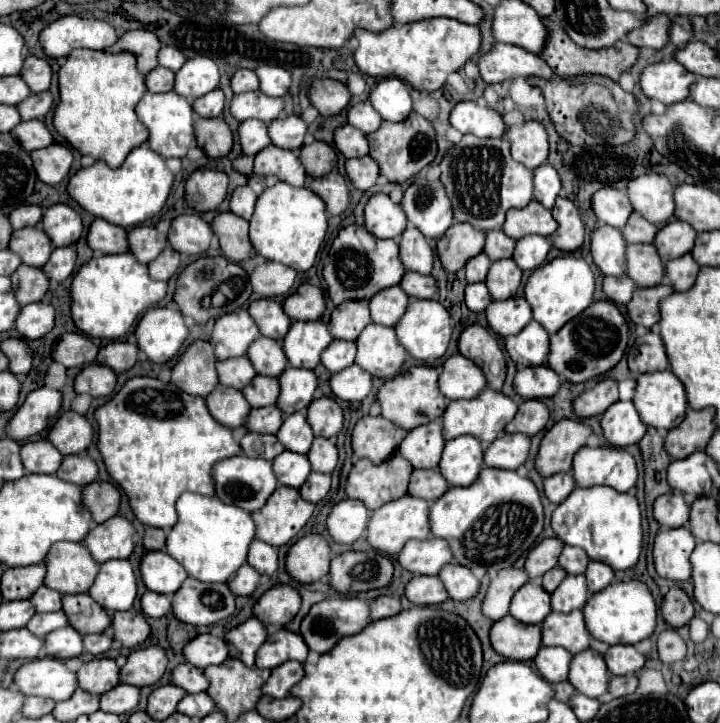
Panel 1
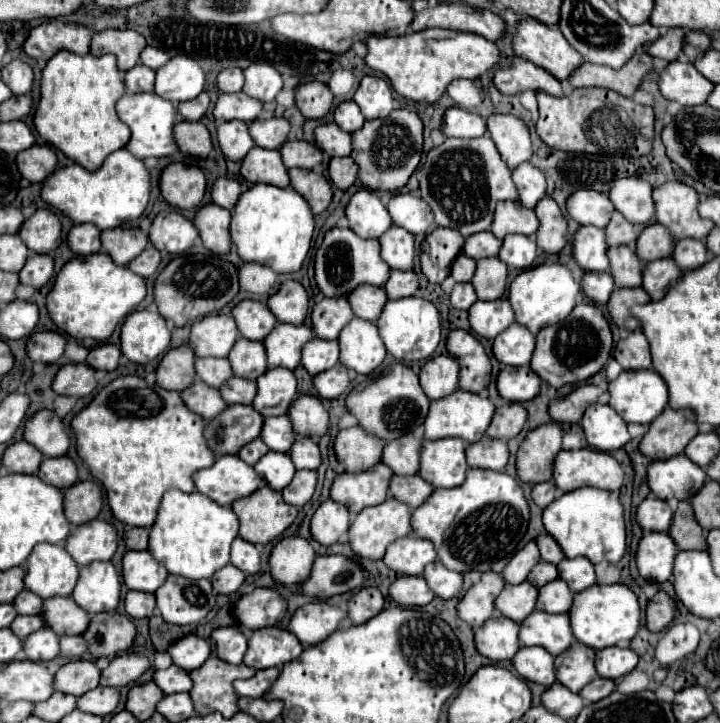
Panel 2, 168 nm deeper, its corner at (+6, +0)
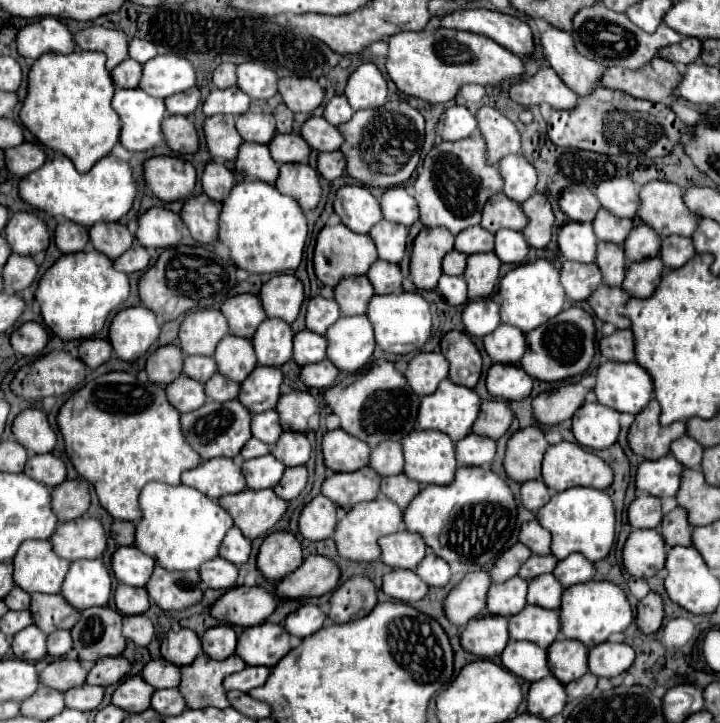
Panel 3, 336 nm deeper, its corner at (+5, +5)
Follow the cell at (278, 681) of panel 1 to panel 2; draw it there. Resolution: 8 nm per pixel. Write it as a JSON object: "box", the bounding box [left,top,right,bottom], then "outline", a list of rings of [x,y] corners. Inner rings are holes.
{"box":[234,669,278,699],"outline":[[[266,669],[266,671],[256,671],[254,677],[250,679],[240,679],[240,681],[234,681],[234,691],[240,695],[240,697],[252,697],[252,699],[258,699],[266,693],[266,689],[274,683],[274,679],[278,677],[278,669]]]}

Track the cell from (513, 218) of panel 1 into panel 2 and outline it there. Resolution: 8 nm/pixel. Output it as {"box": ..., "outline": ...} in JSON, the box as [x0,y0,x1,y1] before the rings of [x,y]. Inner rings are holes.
{"box":[492,201,538,239],"outline":[[[500,201],[496,205],[492,233],[498,239],[504,239],[510,233],[520,235],[534,235],[538,231],[538,219],[532,209],[518,205],[518,201]]]}

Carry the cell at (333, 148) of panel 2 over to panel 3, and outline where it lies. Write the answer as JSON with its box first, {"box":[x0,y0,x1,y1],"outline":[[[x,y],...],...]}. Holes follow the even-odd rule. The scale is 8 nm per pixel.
{"box":[301,116,343,152],"outline":[[[317,116],[309,118],[303,124],[301,136],[317,152],[333,152],[339,150],[343,144],[343,134],[339,134],[339,130],[333,124],[329,124],[325,118],[317,118]]]}

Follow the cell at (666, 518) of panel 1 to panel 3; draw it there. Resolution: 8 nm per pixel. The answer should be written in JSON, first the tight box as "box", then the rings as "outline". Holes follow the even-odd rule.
{"box":[629,496,663,528],"outline":[[[637,496],[629,506],[629,522],[633,528],[657,528],[663,520],[661,500],[655,496]]]}

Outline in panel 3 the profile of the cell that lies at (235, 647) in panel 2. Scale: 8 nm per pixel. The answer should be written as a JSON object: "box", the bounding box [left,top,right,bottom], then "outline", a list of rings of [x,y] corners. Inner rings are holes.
{"box":[203,624,237,660],"outline":[[[219,624],[213,626],[205,632],[203,636],[203,650],[215,658],[215,660],[225,660],[227,656],[235,654],[237,648],[237,634],[229,624]]]}

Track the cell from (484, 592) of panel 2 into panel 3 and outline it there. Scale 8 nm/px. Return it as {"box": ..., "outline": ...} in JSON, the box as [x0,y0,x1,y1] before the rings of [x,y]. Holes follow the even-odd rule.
{"box":[443,572,491,626],"outline":[[[489,572],[467,574],[447,596],[443,608],[451,624],[465,626],[467,620],[479,618],[487,608],[487,592],[491,588]]]}

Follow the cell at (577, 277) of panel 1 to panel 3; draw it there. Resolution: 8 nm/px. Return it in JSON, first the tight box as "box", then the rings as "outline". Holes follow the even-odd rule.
{"box":[499,260,569,334],"outline":[[[549,260],[527,262],[507,272],[501,278],[499,294],[503,298],[501,300],[501,320],[505,324],[519,328],[523,334],[529,334],[531,330],[539,328],[547,320],[555,318],[565,306],[569,306],[567,294],[563,292],[563,286],[559,284],[559,270]]]}

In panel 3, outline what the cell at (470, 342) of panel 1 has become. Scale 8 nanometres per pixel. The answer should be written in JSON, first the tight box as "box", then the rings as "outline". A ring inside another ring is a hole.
{"box":[441,330,481,388],"outline":[[[451,330],[441,338],[441,352],[449,360],[449,378],[455,384],[475,388],[481,376],[481,354],[471,338],[461,330]]]}

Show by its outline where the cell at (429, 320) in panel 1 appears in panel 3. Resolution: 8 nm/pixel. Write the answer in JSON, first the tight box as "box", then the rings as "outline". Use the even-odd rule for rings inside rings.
{"box":[367,292,431,354],"outline":[[[397,292],[385,296],[373,296],[367,318],[375,328],[377,346],[391,354],[409,354],[421,350],[431,338],[431,312],[427,300],[417,292]]]}

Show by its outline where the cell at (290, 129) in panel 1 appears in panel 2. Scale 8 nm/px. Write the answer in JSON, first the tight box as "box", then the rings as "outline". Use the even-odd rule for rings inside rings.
{"box":[248,117,290,149],"outline":[[[272,117],[272,119],[256,119],[248,125],[250,137],[254,139],[254,143],[258,147],[264,149],[280,149],[286,139],[288,139],[288,131],[290,131],[290,123],[284,117]]]}

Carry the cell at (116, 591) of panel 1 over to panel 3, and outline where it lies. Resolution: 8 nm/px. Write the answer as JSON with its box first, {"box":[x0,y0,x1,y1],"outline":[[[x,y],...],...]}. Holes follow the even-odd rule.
{"box":[61,560,111,608],"outline":[[[77,560],[71,564],[61,594],[77,608],[107,606],[111,598],[111,574],[103,560]]]}

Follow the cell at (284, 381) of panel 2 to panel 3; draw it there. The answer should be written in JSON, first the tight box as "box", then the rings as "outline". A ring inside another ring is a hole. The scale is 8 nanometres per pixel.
{"box":[239,366,283,414],"outline":[[[257,366],[247,380],[241,382],[241,394],[239,402],[249,408],[251,414],[273,410],[281,396],[281,384],[283,384],[283,372],[281,368],[267,368]]]}

